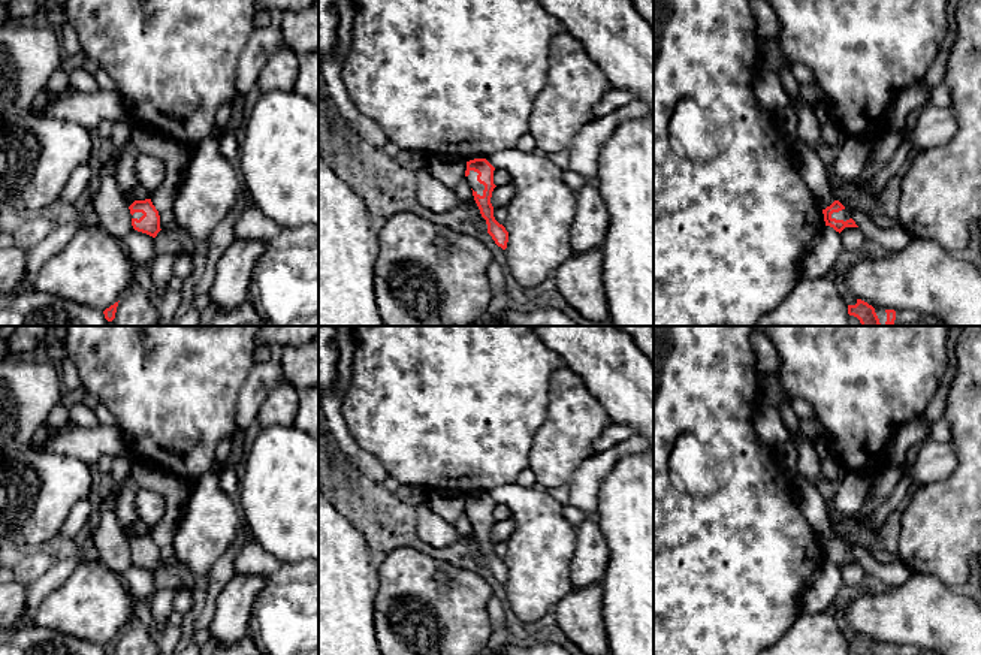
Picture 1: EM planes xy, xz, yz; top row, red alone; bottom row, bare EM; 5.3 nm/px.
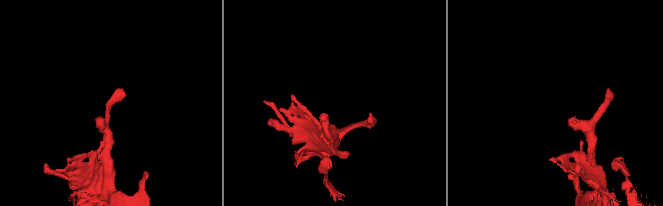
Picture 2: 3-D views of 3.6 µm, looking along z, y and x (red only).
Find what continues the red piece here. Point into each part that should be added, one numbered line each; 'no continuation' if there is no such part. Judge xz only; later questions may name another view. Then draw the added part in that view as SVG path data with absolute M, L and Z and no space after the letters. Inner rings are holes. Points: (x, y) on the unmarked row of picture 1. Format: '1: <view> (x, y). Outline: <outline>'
1: xz (471, 513). Outline: M470 505L467 516L477 529L483 531L485 520L477 516L477 510L477 507Z

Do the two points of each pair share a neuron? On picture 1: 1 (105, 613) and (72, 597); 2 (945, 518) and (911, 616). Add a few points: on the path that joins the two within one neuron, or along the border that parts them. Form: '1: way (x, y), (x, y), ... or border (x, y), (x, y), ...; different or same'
1: way (97, 607), (85, 604), (80, 598); same
2: border (912, 572), (933, 574), (953, 588); different

